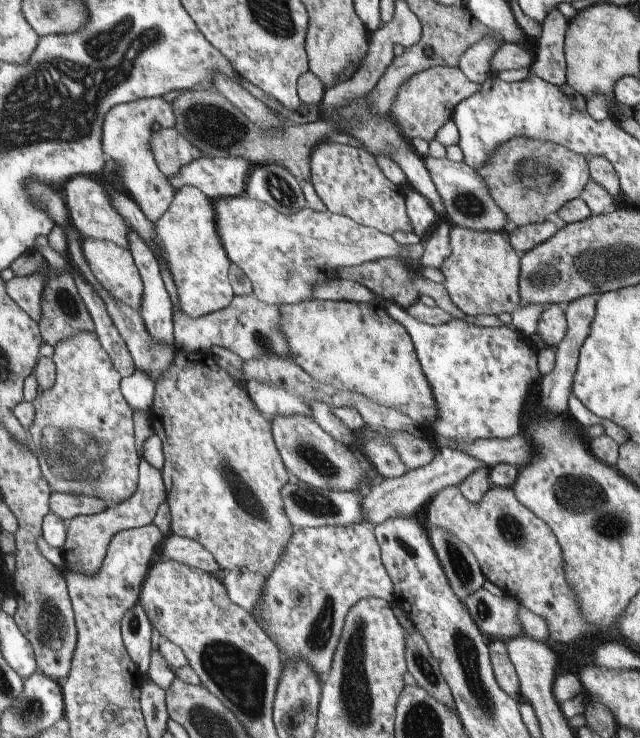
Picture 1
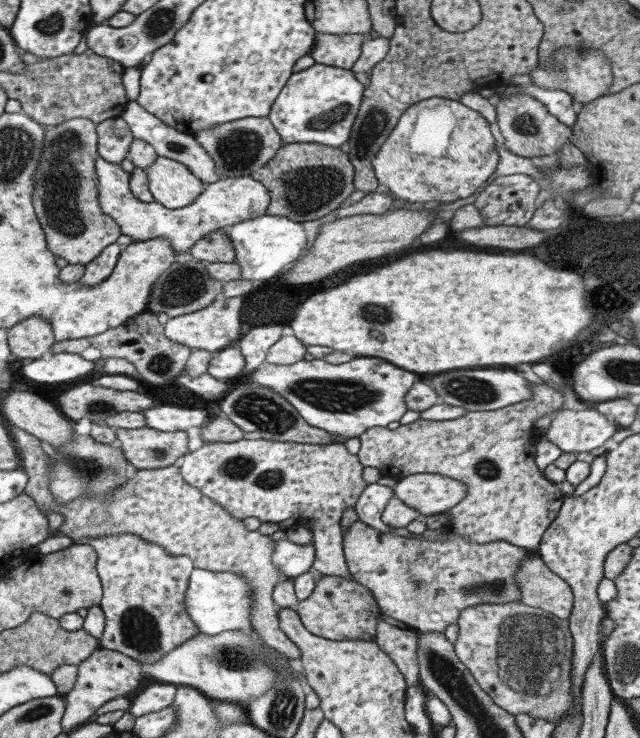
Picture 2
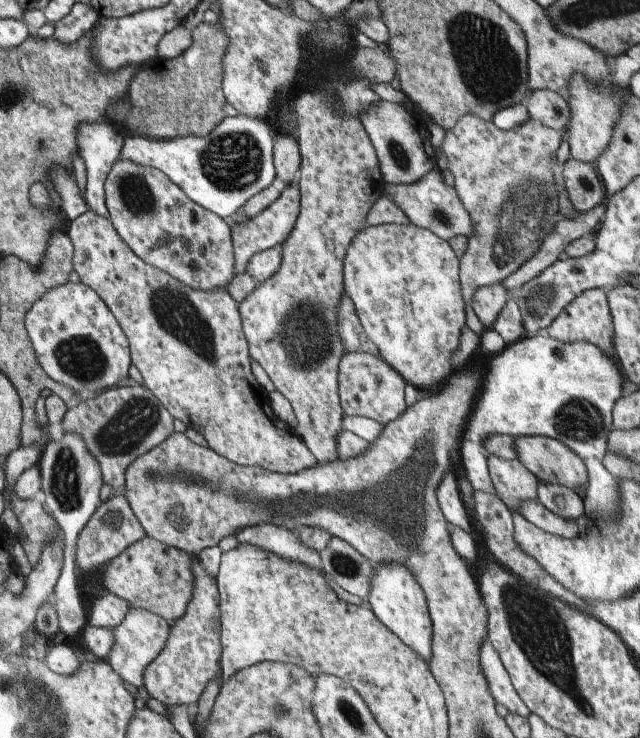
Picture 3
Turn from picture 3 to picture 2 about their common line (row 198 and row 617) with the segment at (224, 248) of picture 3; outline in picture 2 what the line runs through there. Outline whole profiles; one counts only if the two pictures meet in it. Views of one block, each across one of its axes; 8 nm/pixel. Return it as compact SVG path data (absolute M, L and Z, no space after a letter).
M114 534L113 536L84 536L75 538L72 544L89 545L96 552L96 572L100 581L102 597L99 601L104 614L104 629L99 647L114 650L137 662L158 662L172 648L183 644L196 635L195 623L184 610L184 591L192 571L188 556L175 556L153 542L141 540L134 534Z

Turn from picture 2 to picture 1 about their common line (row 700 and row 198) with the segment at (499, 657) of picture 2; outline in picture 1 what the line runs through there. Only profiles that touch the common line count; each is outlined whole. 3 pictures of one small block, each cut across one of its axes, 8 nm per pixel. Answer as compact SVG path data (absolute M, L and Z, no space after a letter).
M515 137L498 147L488 162L475 169L485 181L491 198L507 216L506 230L547 220L547 215L580 196L590 178L586 158L562 146Z

